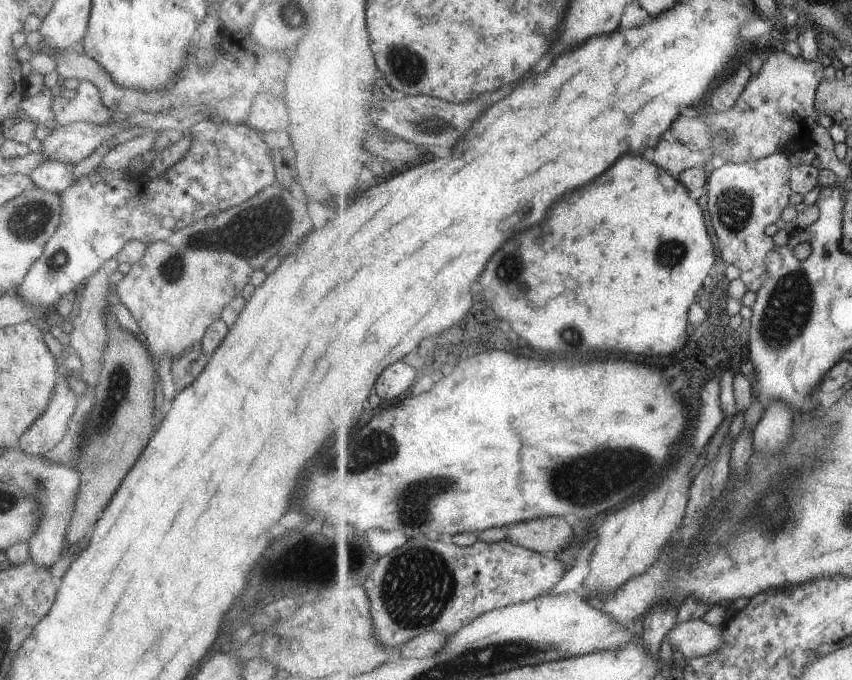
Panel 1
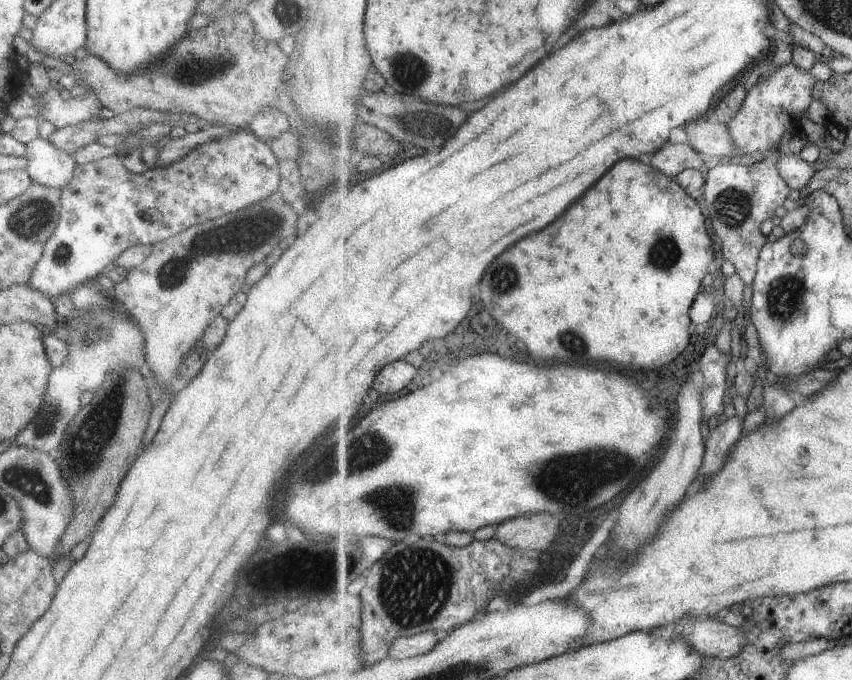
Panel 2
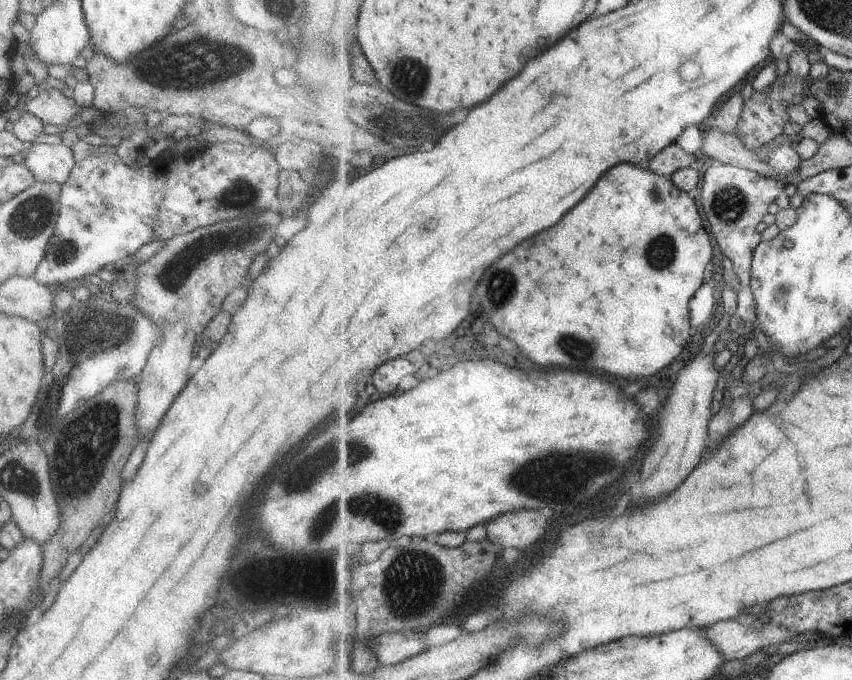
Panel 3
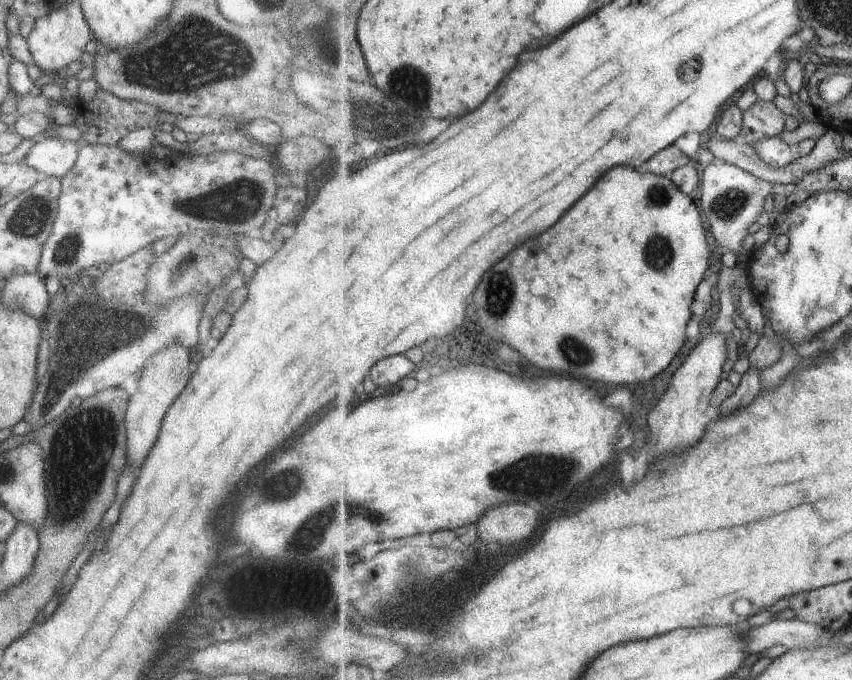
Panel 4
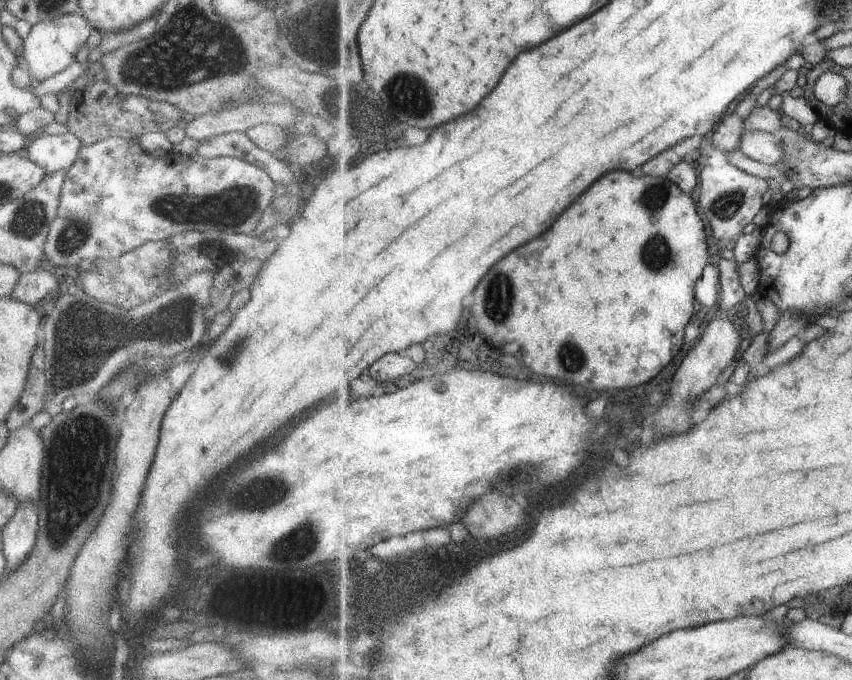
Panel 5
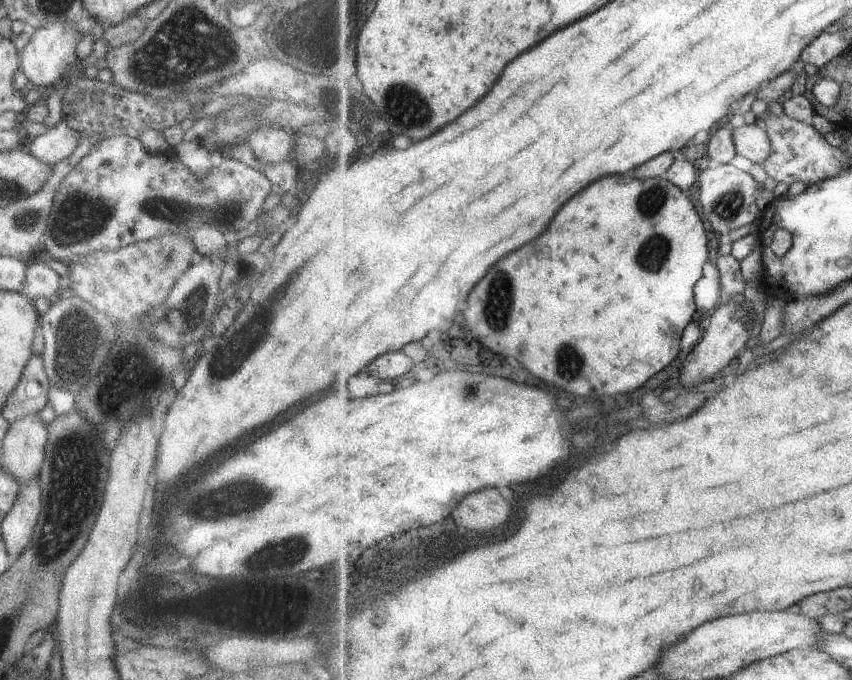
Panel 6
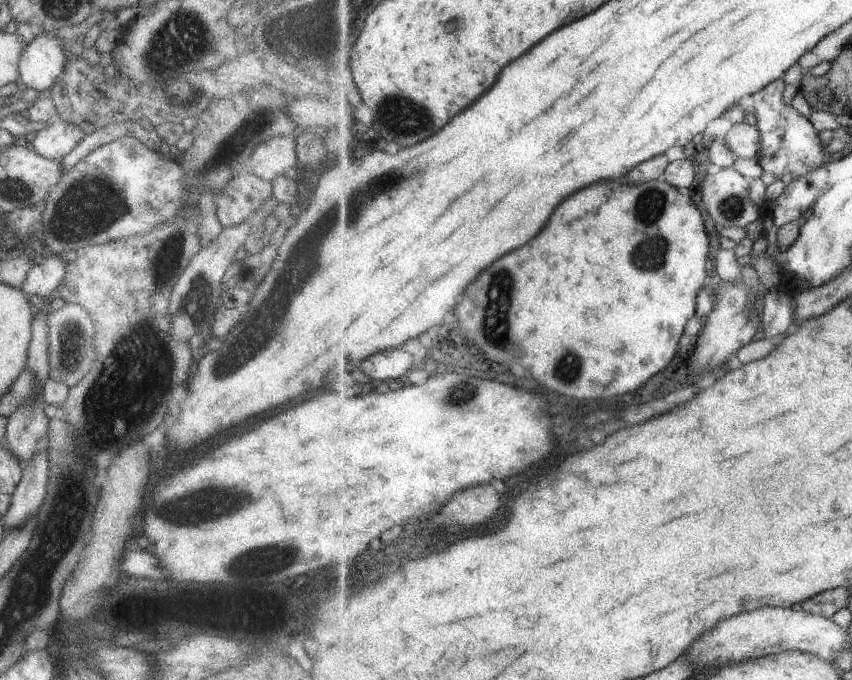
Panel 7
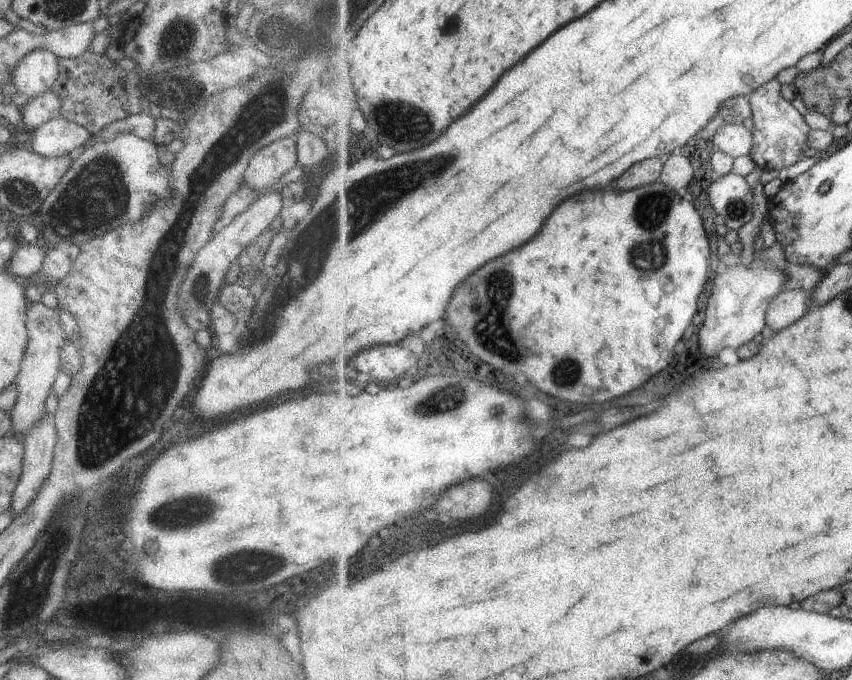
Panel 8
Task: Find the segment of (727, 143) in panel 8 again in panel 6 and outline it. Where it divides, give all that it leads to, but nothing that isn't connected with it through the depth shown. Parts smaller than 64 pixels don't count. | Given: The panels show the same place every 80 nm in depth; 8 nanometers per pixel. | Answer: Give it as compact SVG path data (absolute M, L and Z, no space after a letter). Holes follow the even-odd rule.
M752 123L734 130L738 154L753 163L763 165L772 152L772 140L765 125Z

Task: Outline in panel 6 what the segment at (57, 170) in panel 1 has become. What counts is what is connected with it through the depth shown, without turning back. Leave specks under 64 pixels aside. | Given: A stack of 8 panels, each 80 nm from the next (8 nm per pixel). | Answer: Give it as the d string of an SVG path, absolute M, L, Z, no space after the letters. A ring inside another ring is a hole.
M62 118L59 119L53 126L49 127L44 134L36 137L26 138L25 147L31 156L34 156L39 162L53 167L54 164L66 159L77 146L80 141L80 134L68 127Z

